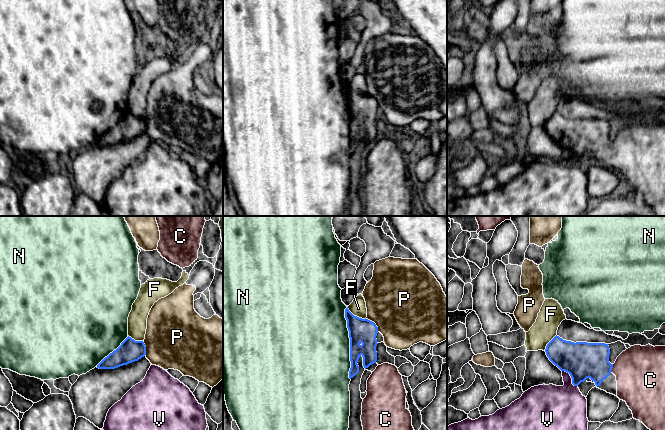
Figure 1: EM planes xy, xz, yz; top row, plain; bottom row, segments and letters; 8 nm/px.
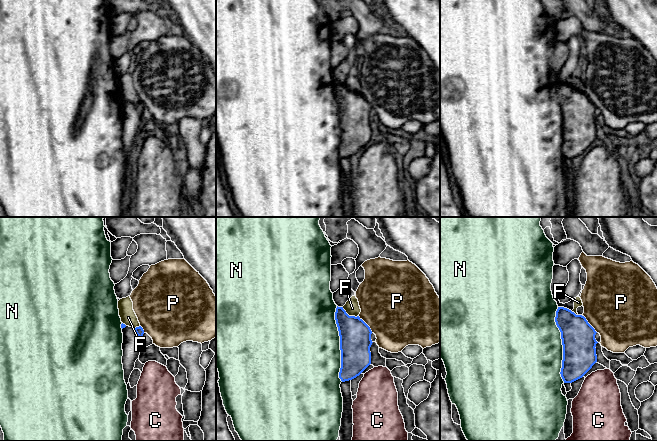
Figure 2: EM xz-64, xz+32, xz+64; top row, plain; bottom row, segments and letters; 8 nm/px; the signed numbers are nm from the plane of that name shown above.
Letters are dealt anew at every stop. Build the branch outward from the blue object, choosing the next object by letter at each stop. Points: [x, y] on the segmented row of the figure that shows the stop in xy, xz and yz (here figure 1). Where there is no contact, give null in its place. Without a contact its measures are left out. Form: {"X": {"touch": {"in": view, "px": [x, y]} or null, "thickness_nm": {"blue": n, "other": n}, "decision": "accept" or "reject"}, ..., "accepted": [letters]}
{"C": {"touch": {"in": "yz", "px": [612, 367]}, "thickness_nm": {"blue": 300, "other": 400}, "decision": "accept"}, "F": {"touch": {"in": "xz", "px": [355, 316]}, "thickness_nm": {"blue": 200, "other": 130}, "decision": "reject"}, "N": {"touch": {"in": "xz", "px": [350, 343]}, "thickness_nm": {"blue": 200, "other": 500}, "decision": "reject"}, "P": {"touch": {"in": "xz", "px": [374, 323]}, "thickness_nm": {"blue": 200, "other": 500}, "decision": "reject"}, "V": {"touch": {"in": "yz", "px": [571, 377]}, "thickness_nm": {"blue": 300, "other": 360}, "decision": "reject"}, "accepted": ["C"]}

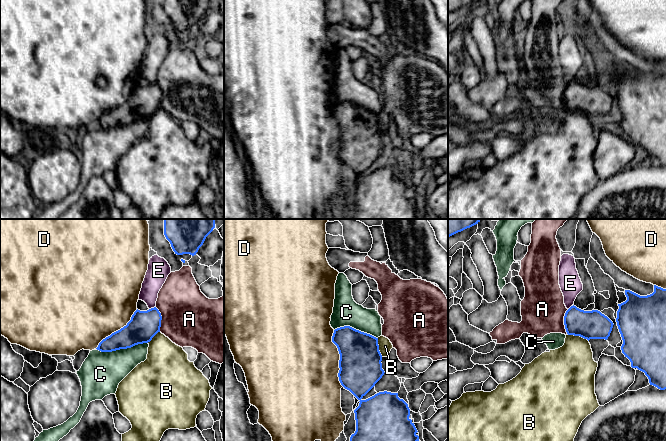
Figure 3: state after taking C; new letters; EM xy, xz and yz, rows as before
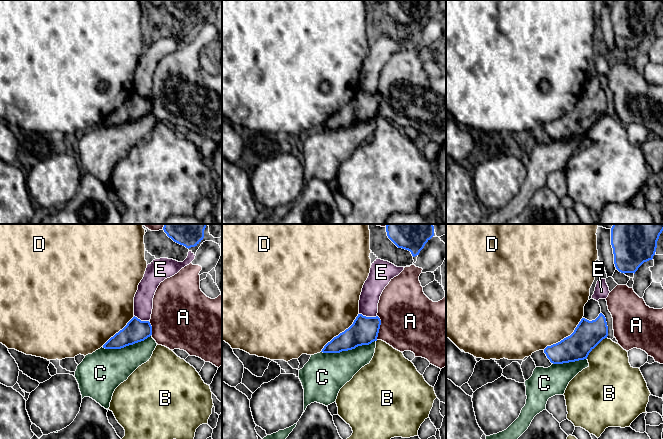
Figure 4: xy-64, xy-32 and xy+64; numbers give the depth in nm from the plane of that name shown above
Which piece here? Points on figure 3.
{"A": {"touch": {"in": "xy", "px": [161, 319]}, "thickness_nm": {"blue": 240, "other": 440}, "decision": "reject"}, "B": {"touch": {"in": "yz", "px": [578, 335]}, "thickness_nm": {"blue": 220, "other": 360}, "decision": "reject"}, "C": {"touch": {"in": "xy", "px": [122, 348]}, "thickness_nm": {"blue": 240, "other": 320}, "decision": "reject"}, "D": {"touch": {"in": "xz", "px": [340, 358]}, "thickness_nm": {"blue": 340, "other": 480}, "decision": "reject"}, "E": {"touch": {"in": "xy", "px": [152, 308]}, "thickness_nm": {"blue": 240, "other": 170}, "decision": "reject"}, "accepted": []}

